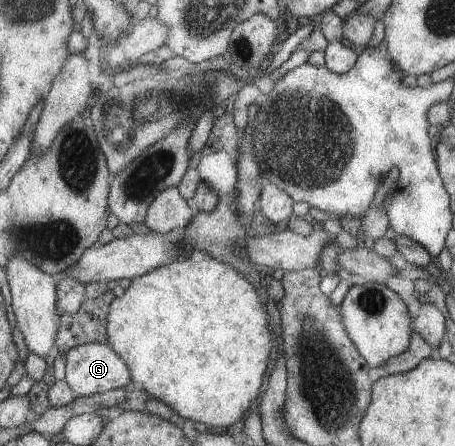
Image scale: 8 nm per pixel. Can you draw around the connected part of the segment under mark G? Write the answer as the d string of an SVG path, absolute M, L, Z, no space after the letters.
M84 343L80 347L70 349L65 359L65 380L77 396L89 396L111 389L128 388L131 383L131 373L128 371L127 364L119 355L116 355L115 351L112 351L108 343Z

